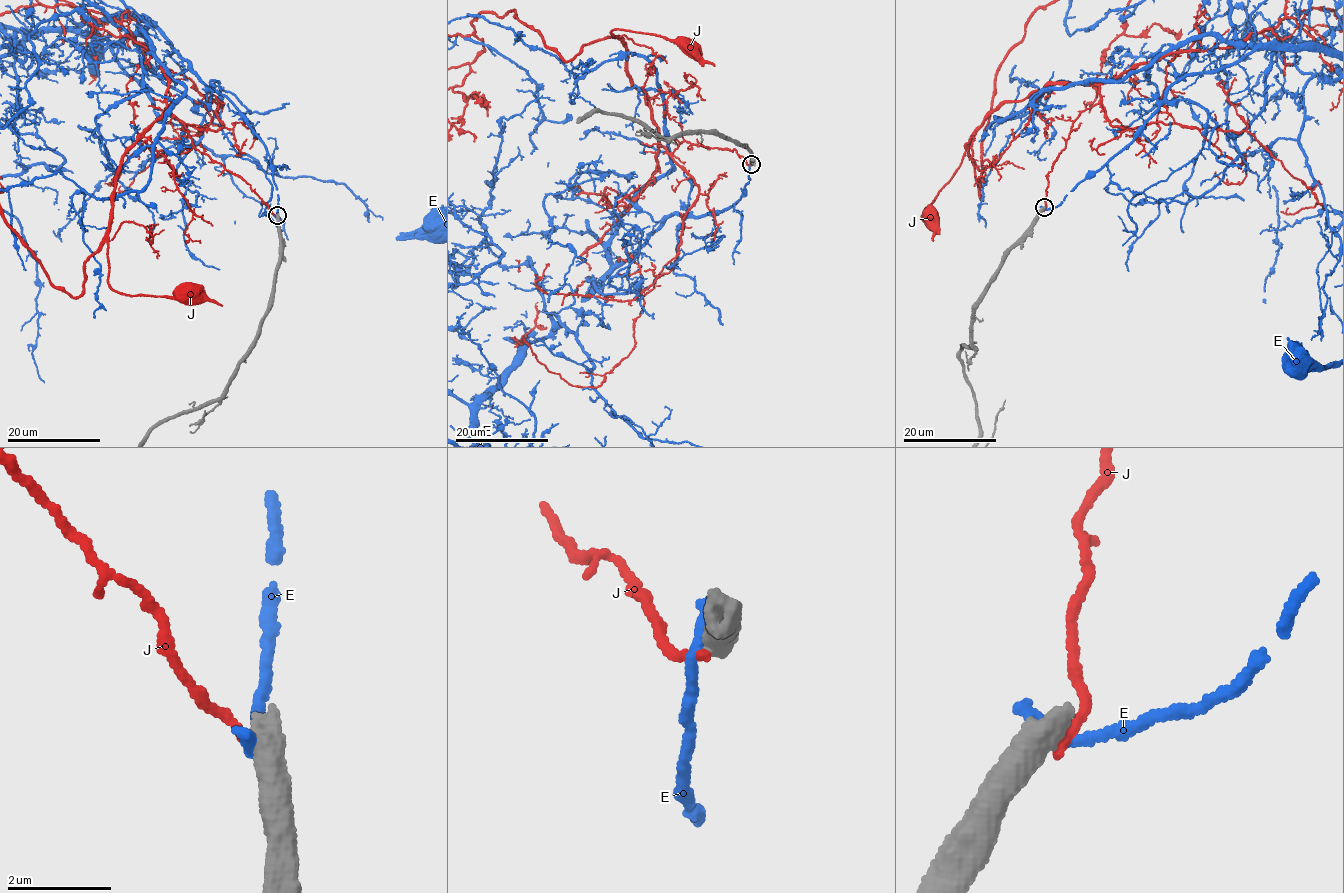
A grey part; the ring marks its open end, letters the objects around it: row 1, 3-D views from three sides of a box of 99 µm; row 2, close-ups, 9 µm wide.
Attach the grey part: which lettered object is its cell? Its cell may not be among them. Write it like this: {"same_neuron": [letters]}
{"same_neuron": []}

